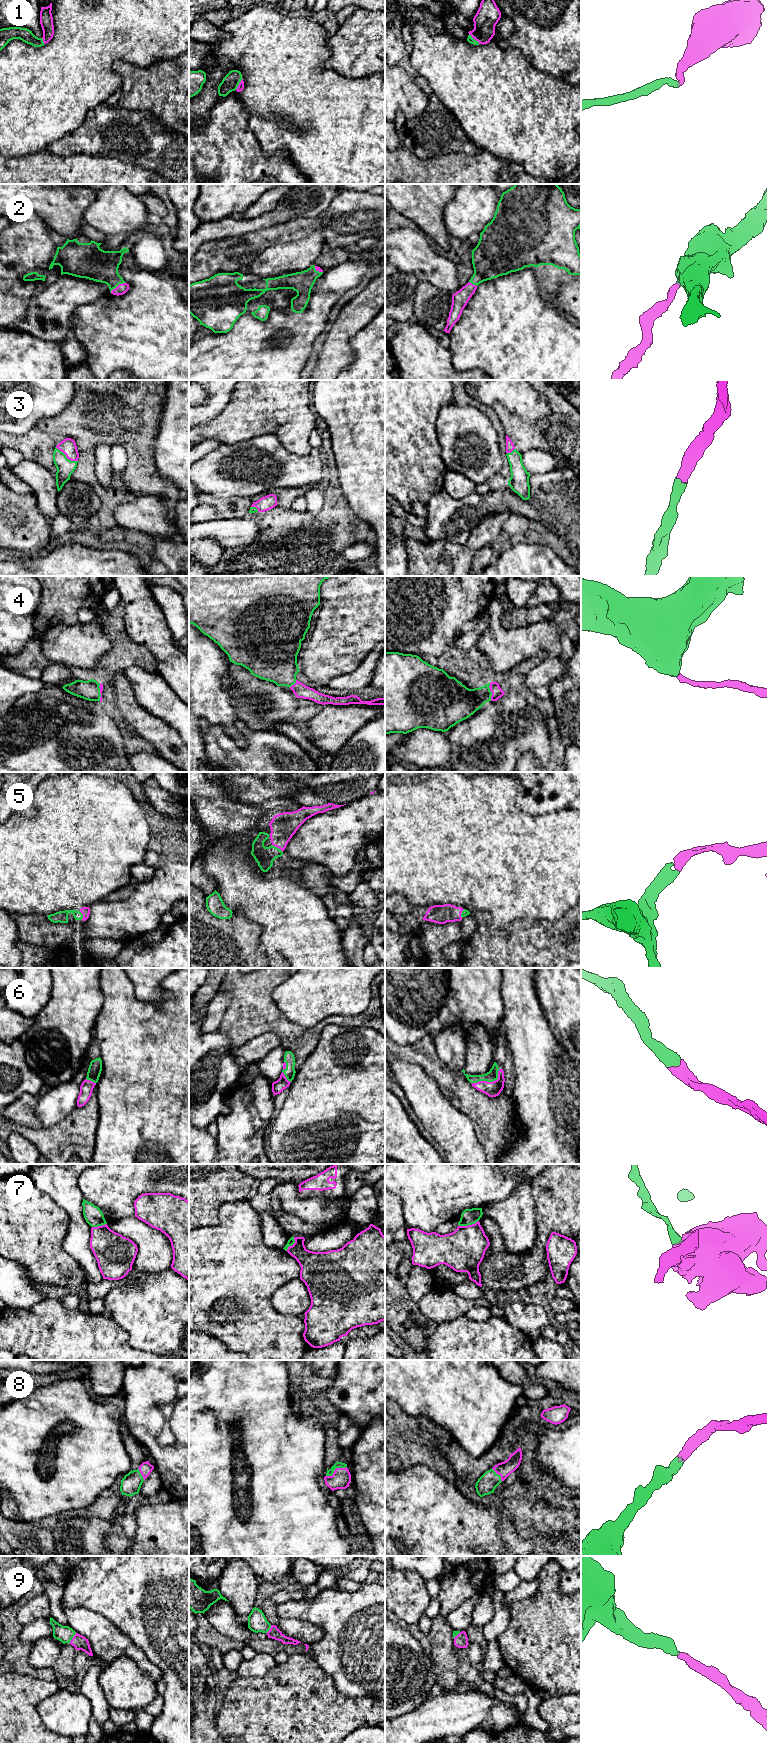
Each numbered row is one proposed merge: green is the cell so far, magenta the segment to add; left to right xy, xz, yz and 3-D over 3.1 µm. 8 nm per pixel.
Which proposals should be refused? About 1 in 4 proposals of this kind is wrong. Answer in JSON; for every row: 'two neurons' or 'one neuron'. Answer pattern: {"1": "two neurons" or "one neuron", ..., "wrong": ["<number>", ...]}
{"1": "one neuron", "2": "one neuron", "3": "one neuron", "4": "one neuron", "5": "one neuron", "6": "one neuron", "7": "two neurons", "8": "one neuron", "9": "one neuron", "wrong": ["7"]}

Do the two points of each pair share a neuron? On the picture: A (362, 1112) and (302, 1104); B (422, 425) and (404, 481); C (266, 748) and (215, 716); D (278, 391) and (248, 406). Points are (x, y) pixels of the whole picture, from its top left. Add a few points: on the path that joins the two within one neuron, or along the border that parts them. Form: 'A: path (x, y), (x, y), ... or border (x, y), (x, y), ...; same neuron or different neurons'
A: path (347, 1111), (317, 1111); same neuron
B: path (408, 439), (404, 443), (404, 467); same neuron
C: border (216, 723), (239, 746), (244, 747), (246, 745); different neurons
D: path (271, 397), (255, 406); same neuron

